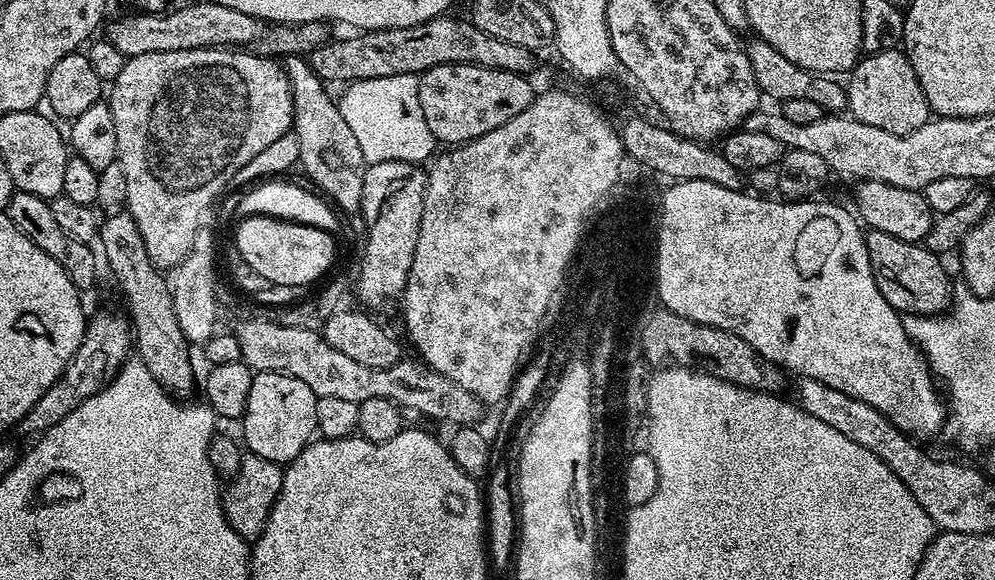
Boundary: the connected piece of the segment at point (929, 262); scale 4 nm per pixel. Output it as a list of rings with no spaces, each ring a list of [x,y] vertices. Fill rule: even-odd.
[[[869,231],[864,241],[870,254],[874,282],[893,310],[909,316],[938,316],[949,307],[954,284],[948,281],[948,272],[940,261],[943,259],[937,253],[923,243],[906,242],[881,232]]]

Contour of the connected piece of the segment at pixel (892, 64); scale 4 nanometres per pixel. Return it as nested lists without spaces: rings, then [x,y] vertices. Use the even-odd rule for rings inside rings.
[[[894,48],[874,52],[857,60],[847,77],[846,91],[847,111],[852,119],[866,122],[866,126],[878,126],[878,130],[886,130],[886,134],[905,136],[918,130],[918,126],[930,118],[926,94],[918,82],[918,74],[914,74],[914,66],[910,66],[903,51]]]

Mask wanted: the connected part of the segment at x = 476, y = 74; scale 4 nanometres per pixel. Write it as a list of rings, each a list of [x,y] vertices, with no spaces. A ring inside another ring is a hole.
[[[439,64],[426,70],[419,77],[418,102],[422,102],[422,118],[426,118],[426,126],[430,126],[430,134],[444,146],[459,146],[476,140],[482,134],[490,134],[490,130],[498,130],[506,122],[518,118],[526,106],[534,99],[532,84],[527,75],[518,72],[507,72],[497,68],[483,68],[473,64]]]

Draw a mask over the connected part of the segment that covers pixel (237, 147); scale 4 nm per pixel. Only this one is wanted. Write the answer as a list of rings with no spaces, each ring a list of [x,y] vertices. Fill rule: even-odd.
[[[195,48],[194,50],[170,50],[166,54],[138,54],[125,59],[122,74],[111,81],[112,97],[110,103],[114,114],[114,134],[118,134],[117,161],[126,174],[126,211],[138,222],[138,234],[142,234],[142,242],[146,242],[146,254],[150,254],[150,262],[154,267],[167,270],[175,269],[193,251],[195,232],[201,228],[203,216],[208,207],[220,196],[224,187],[232,184],[234,174],[254,158],[254,154],[262,154],[266,146],[285,135],[292,126],[292,90],[283,67],[273,57],[257,54],[252,50],[229,50],[228,48]]]

